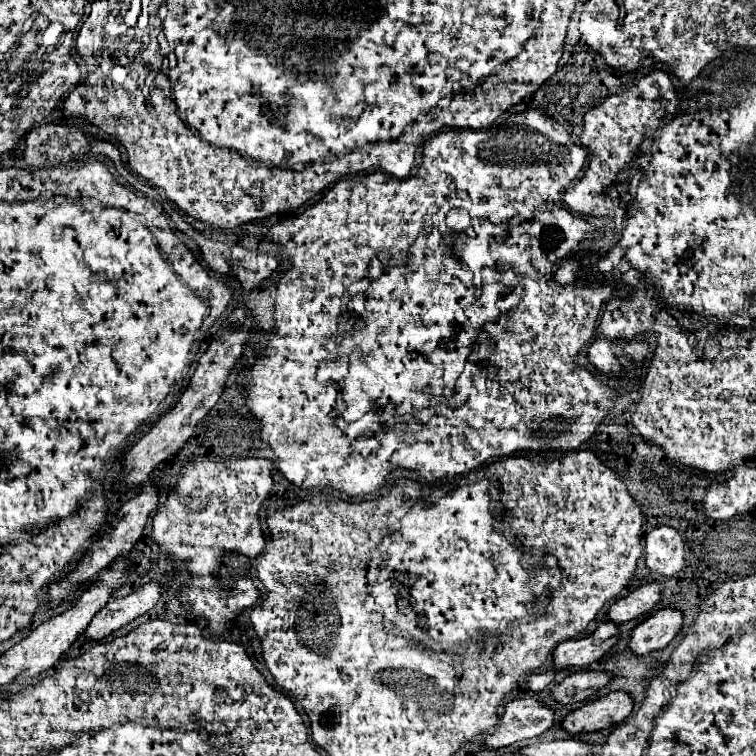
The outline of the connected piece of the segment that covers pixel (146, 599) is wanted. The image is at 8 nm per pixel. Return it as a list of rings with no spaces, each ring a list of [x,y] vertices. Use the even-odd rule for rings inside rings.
[[[151,582],[151,584],[135,590],[133,594],[125,596],[125,598],[109,602],[107,606],[103,606],[93,616],[93,620],[87,626],[87,630],[83,632],[83,636],[87,640],[93,640],[93,642],[99,642],[99,640],[107,638],[109,634],[113,634],[121,626],[129,624],[137,616],[151,610],[161,600],[161,590],[163,588],[157,582]]]

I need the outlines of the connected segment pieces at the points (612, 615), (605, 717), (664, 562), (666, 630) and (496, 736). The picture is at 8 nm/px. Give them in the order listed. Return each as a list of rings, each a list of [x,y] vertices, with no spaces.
[[[657,582],[643,584],[643,586],[635,588],[629,596],[613,602],[609,606],[607,616],[613,624],[621,624],[621,622],[633,620],[641,614],[649,614],[659,600],[661,600],[661,586]]]
[[[609,692],[595,702],[589,702],[573,712],[569,712],[561,728],[569,734],[585,734],[609,728],[623,722],[633,712],[633,700],[627,692]]]
[[[659,526],[645,534],[645,564],[651,572],[673,576],[683,568],[685,542],[671,526]]]
[[[673,608],[657,610],[631,630],[627,646],[635,656],[645,656],[653,650],[661,650],[681,630],[681,622],[683,616],[679,610]]]
[[[517,698],[505,704],[505,712],[491,734],[483,738],[485,748],[501,750],[523,738],[533,738],[555,726],[553,710],[533,698]]]

